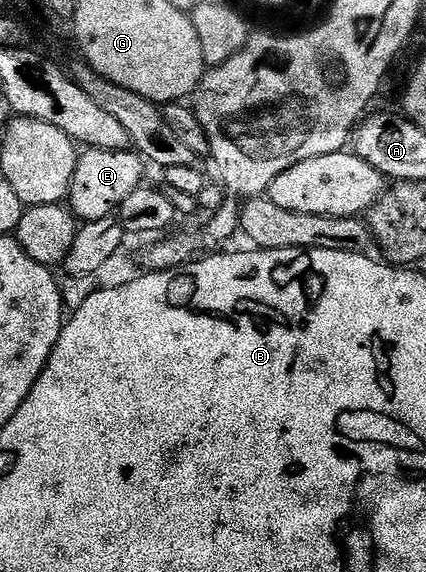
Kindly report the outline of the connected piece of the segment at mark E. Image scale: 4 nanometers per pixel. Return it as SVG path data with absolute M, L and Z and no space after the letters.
M85 148L77 157L75 174L71 178L71 186L67 197L67 207L78 221L88 222L107 218L114 215L120 209L121 203L126 200L127 194L135 194L137 188L142 187L147 164L142 157L138 156L136 151L112 152L111 150L99 150L98 148Z

